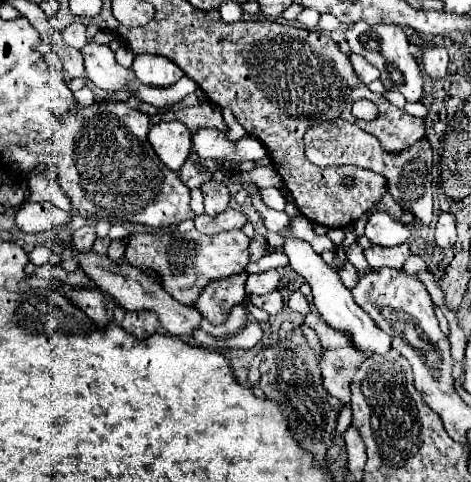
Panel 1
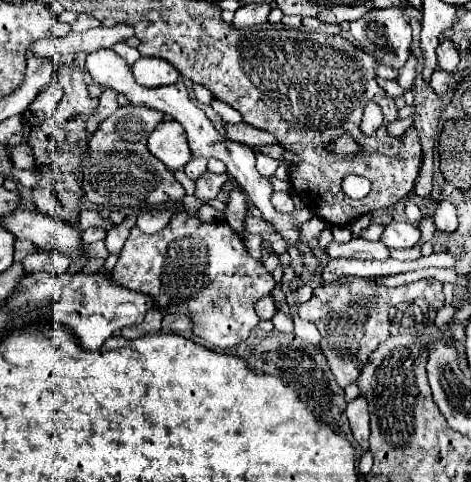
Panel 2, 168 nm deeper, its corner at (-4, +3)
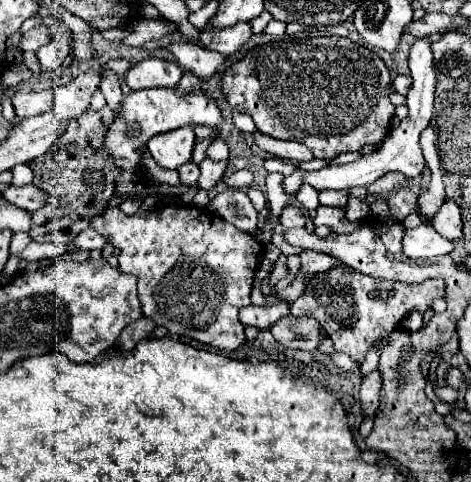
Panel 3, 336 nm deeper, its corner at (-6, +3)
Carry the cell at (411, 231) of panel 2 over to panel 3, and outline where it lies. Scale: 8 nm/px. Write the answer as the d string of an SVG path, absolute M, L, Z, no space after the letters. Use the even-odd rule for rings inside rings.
M429 223L407 229L403 237L403 253L411 259L429 259L453 251L453 241L441 237Z

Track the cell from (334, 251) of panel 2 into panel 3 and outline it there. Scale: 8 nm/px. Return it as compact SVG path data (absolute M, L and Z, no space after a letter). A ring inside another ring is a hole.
M301 251L299 257L301 257L299 273L303 273L303 275L329 271L331 267L339 265L339 259L335 259L331 255L325 255L325 253L317 253L317 251Z

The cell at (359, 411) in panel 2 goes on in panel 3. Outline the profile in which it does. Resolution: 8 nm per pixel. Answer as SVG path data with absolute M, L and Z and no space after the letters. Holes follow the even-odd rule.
M371 371L361 383L361 407L365 417L375 415L379 407L379 391L381 391L381 375L377 371Z

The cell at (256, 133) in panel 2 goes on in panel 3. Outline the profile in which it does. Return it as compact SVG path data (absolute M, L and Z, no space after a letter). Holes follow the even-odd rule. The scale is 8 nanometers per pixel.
M255 133L253 137L261 149L265 149L267 153L271 153L279 159L285 159L285 161L311 161L311 159L315 159L313 153L303 143L297 143L297 141L287 143L287 141L267 137L263 133Z

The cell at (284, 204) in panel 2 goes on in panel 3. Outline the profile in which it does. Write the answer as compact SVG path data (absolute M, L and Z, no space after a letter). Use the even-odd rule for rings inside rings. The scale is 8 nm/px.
M287 205L281 213L281 227L283 229L293 229L293 227L303 227L305 225L305 213L297 205Z

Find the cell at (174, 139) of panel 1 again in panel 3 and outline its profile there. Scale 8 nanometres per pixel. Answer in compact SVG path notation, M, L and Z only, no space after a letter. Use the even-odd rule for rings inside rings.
M191 127L173 129L167 133L159 133L149 139L147 149L163 169L179 169L179 165L187 163L193 153L195 133Z

